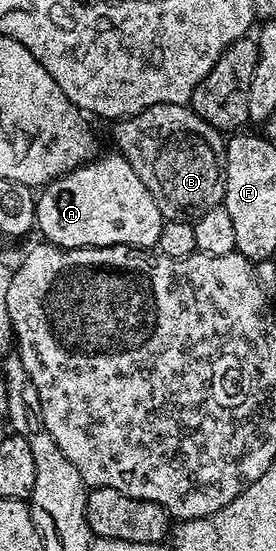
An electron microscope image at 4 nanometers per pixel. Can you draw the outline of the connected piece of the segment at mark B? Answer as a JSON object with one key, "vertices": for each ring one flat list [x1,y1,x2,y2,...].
{"vertices":[[159,104,142,110,137,116,111,125,115,151,130,162,134,174,142,178,142,186,150,190,158,210,165,220,191,220,195,222,206,210,221,207,224,202,224,146,225,137,205,120,183,104]]}

